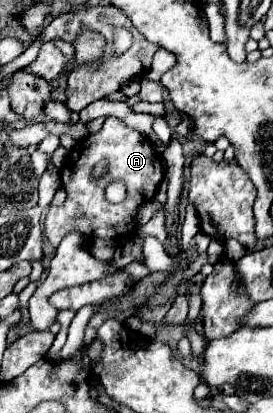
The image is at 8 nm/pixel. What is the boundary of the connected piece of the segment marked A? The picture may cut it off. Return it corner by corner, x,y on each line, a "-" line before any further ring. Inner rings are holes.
107,118
99,132
77,140
75,148
67,156
61,168
61,186
67,192
67,200
63,206
49,208
43,224
43,236
51,246
59,246
69,232
79,232
89,242
109,240
113,244
123,244
133,236
129,228
133,214
141,204
153,200
163,174
161,154
155,144
147,136
125,126
119,118
-
103,160
107,160
107,172
97,178
93,170
-
111,180
123,180
127,184
127,198
121,204
111,204
103,196
103,190

